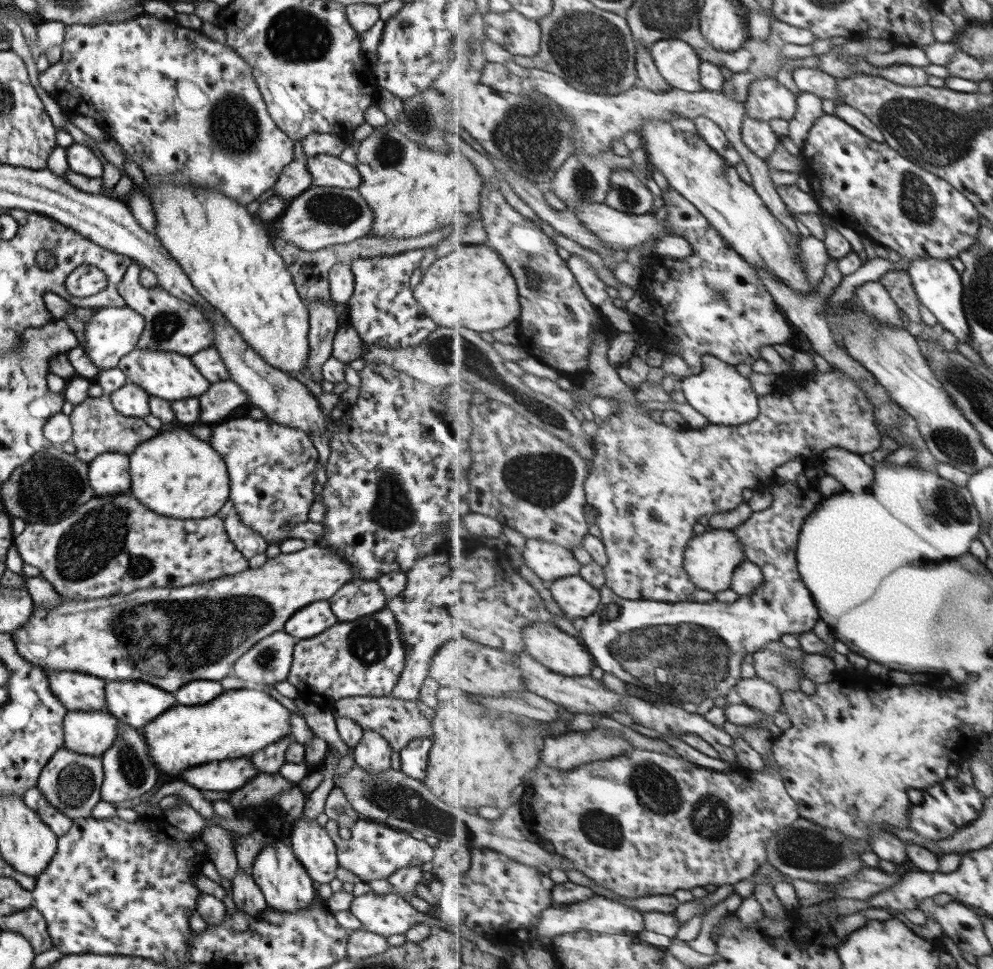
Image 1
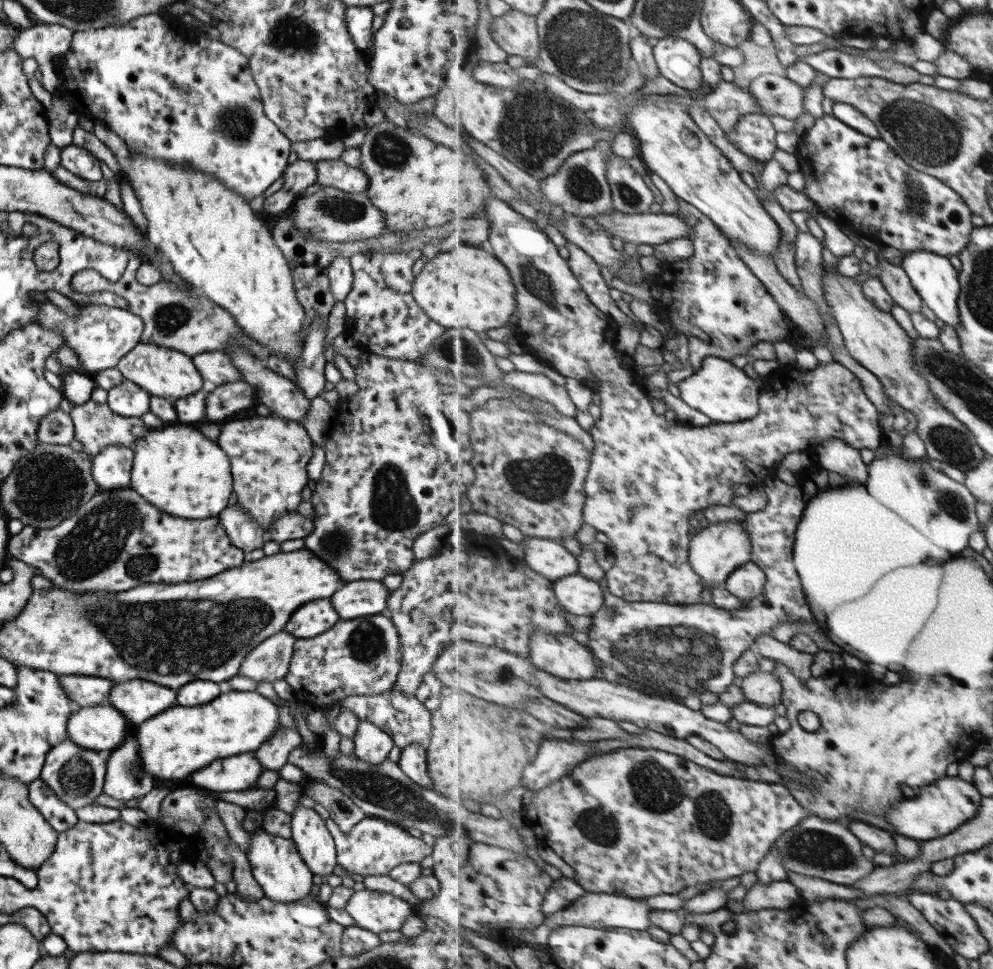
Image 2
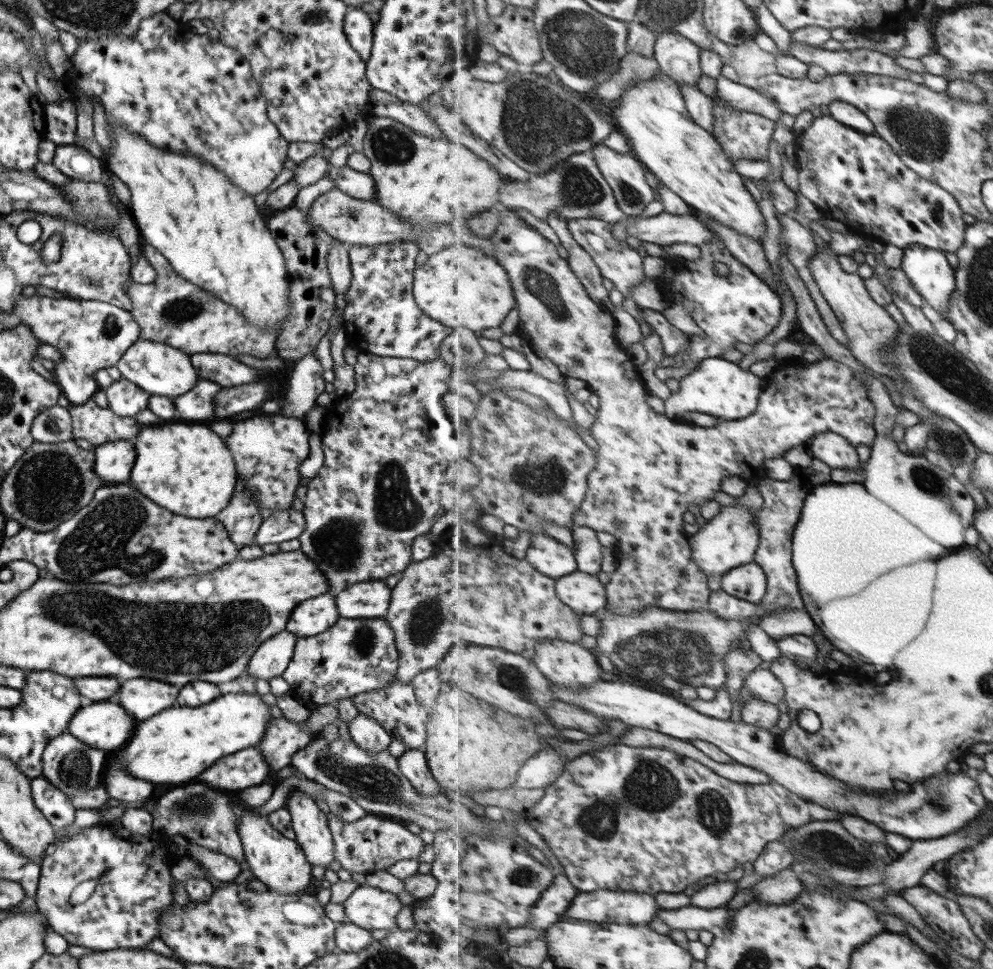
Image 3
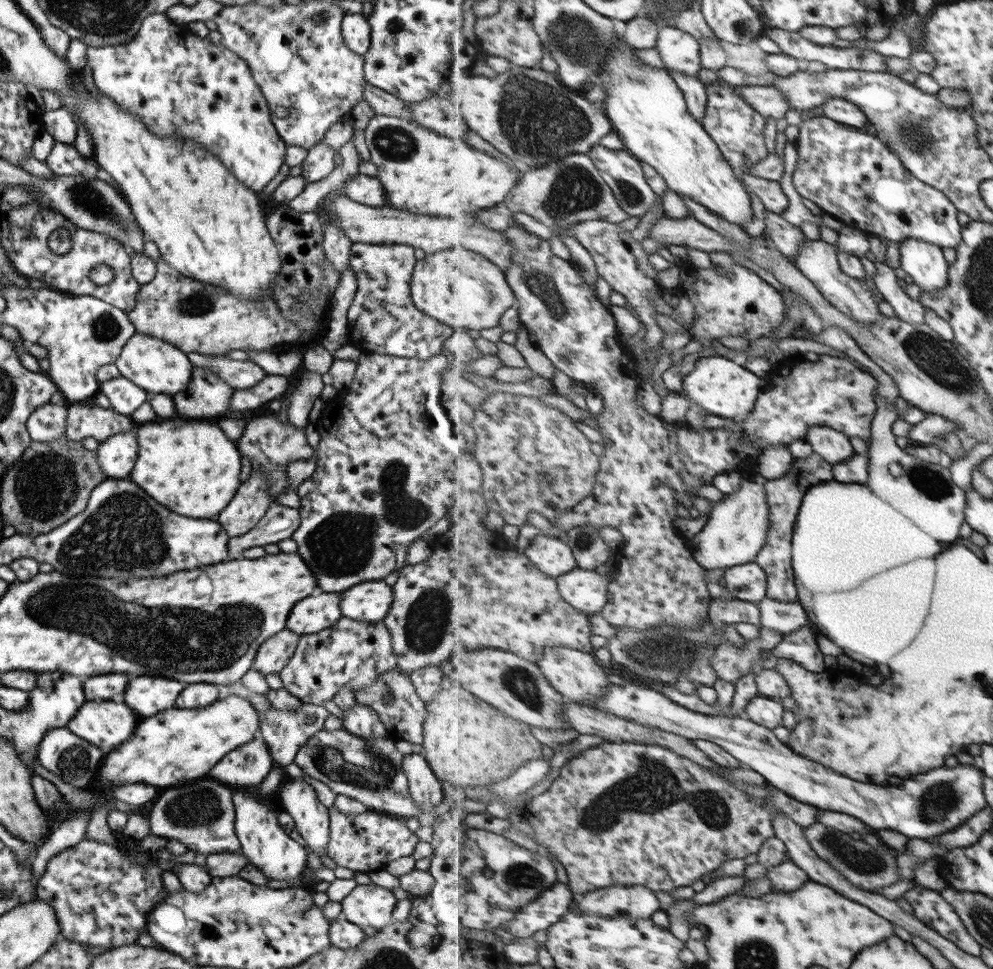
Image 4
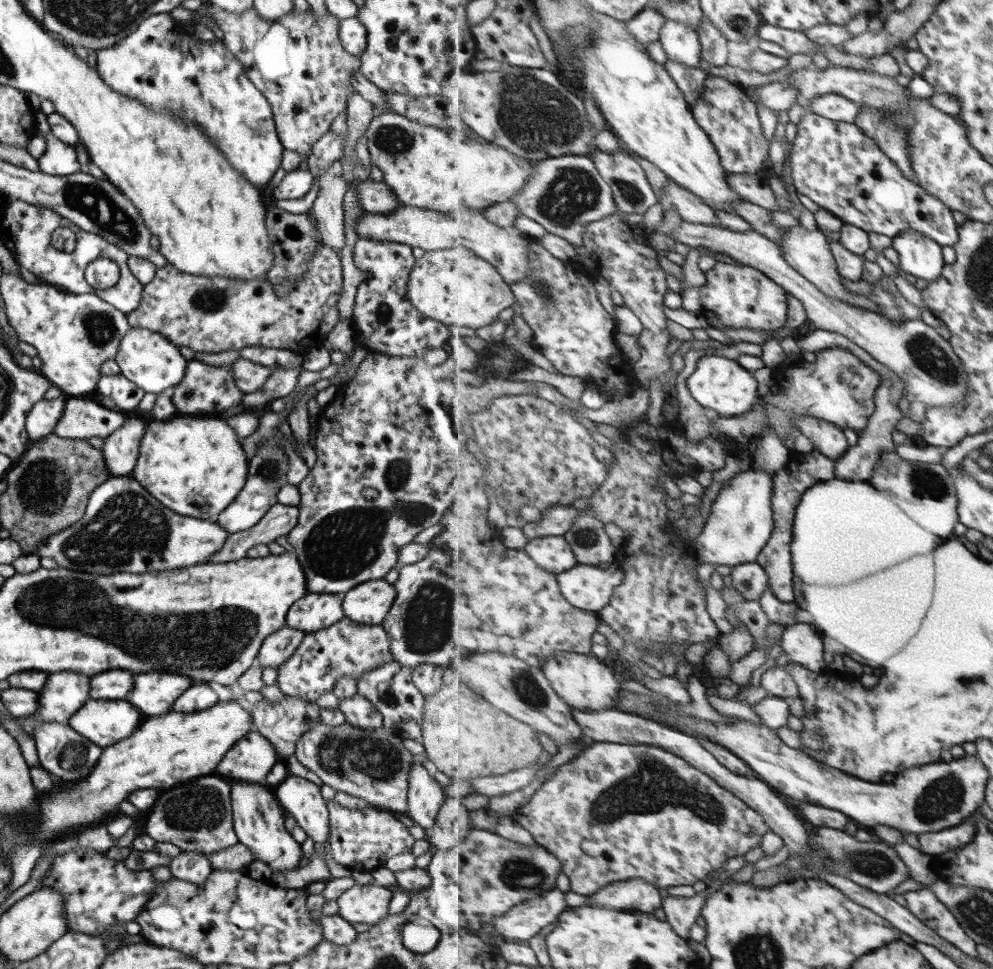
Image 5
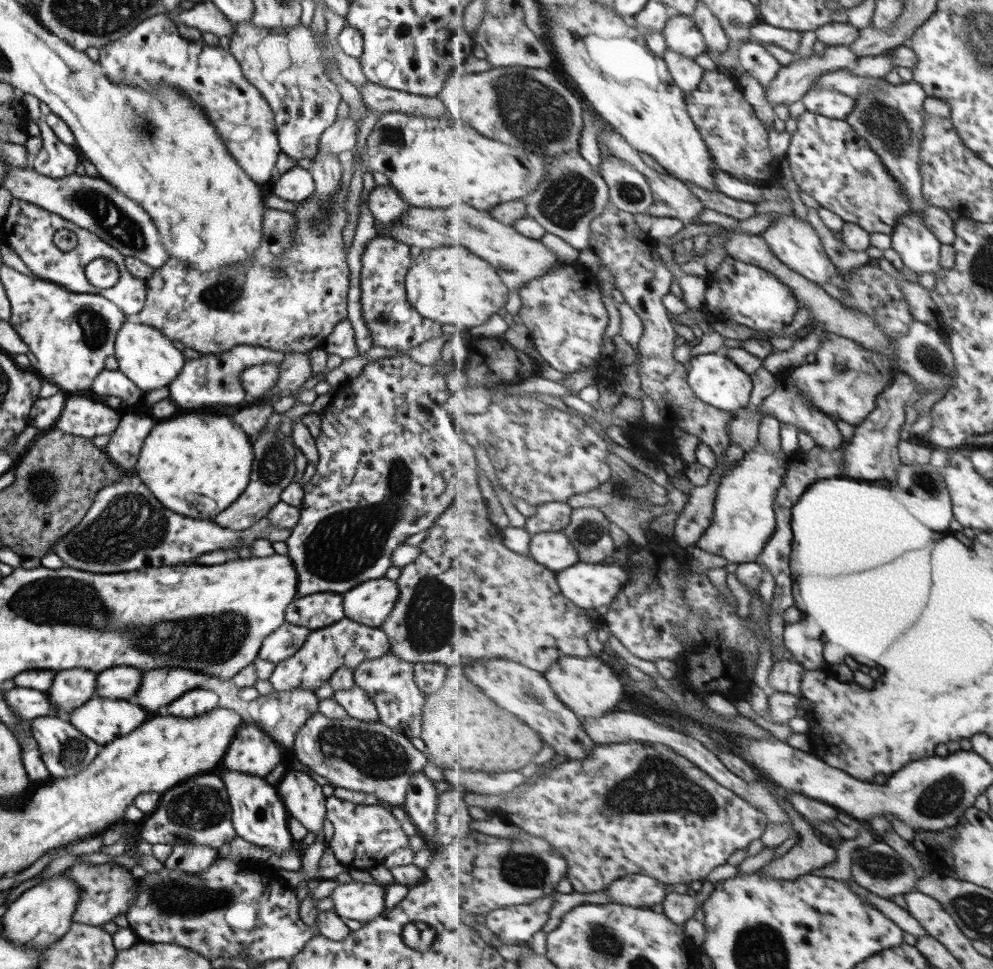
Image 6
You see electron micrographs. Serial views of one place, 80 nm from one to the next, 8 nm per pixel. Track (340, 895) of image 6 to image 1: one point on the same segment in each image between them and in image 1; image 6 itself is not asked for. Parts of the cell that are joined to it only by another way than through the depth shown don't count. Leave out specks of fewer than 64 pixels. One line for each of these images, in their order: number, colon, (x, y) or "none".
1: (388, 914)
2: (374, 911)
3: (372, 909)
4: (367, 905)
5: (367, 904)

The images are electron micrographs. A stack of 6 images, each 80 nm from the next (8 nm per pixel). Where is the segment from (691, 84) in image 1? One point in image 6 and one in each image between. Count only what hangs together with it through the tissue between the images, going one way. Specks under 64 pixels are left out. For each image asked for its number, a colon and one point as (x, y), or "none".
2: (679, 61)
3: (680, 58)
4: (680, 50)
5: (681, 43)
6: (682, 34)

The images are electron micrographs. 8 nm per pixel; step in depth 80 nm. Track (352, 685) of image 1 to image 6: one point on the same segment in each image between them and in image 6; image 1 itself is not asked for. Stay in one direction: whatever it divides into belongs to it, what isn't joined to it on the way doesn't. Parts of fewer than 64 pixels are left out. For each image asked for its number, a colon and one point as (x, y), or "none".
2: (361, 656)
3: (358, 655)
4: (352, 654)
5: (346, 648)
6: (345, 643)

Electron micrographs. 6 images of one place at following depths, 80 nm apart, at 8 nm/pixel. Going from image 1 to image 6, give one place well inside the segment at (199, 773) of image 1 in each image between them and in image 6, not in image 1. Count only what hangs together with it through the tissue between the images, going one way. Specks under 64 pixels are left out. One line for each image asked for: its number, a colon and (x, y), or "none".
2: (236, 773)
3: (244, 769)
4: (245, 767)
5: (249, 760)
6: (253, 752)

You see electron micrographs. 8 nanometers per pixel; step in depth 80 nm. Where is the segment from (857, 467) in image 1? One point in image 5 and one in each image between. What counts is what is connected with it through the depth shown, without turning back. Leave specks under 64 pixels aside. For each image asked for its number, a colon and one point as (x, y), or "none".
2: (835, 455)
3: (833, 449)
4: (835, 447)
5: (827, 438)

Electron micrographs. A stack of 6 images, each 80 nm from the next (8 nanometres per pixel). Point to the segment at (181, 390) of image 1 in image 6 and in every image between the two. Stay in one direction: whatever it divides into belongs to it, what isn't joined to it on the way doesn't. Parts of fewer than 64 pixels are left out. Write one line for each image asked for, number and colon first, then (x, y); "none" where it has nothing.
2: (167, 374)
3: (160, 370)
4: (157, 367)
5: (148, 360)
6: (148, 359)

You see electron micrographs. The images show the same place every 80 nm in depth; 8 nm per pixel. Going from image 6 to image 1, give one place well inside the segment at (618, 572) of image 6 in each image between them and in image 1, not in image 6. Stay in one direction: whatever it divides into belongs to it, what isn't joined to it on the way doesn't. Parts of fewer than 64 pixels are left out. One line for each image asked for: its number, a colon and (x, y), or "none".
1: (577, 598)
2: (579, 595)
3: (584, 593)
4: (586, 590)
5: (591, 588)

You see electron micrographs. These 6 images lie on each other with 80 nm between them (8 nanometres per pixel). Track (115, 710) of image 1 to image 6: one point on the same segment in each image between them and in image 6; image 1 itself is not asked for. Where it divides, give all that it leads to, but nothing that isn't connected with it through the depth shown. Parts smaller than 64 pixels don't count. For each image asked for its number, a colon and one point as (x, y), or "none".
2: (135, 700)
3: (141, 698)
4: (143, 695)
5: (152, 694)
6: (157, 688)

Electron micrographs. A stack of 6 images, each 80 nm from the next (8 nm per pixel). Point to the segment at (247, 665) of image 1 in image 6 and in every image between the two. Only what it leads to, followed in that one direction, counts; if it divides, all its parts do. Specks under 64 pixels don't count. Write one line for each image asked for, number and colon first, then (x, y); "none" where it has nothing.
2: (268, 661)
3: (269, 659)
4: (272, 654)
5: (277, 647)
6: (285, 639)

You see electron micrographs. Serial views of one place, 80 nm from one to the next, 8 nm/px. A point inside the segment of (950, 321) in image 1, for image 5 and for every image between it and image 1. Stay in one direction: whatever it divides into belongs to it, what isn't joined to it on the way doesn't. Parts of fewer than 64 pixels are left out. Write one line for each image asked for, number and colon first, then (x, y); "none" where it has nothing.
2: (934, 278)
3: (929, 270)
4: (925, 264)
5: (922, 257)

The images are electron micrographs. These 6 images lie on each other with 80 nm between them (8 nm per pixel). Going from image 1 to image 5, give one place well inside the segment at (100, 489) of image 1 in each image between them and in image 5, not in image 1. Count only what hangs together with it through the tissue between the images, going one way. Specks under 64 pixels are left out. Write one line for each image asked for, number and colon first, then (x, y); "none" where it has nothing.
2: (110, 468)
3: (112, 461)
4: (115, 456)
5: (119, 450)

